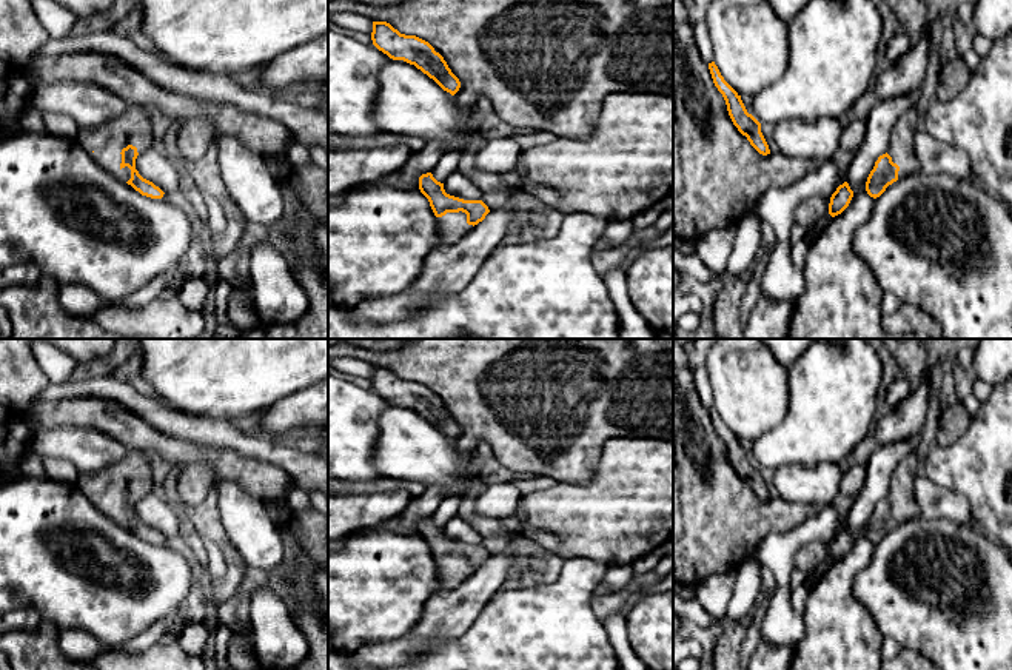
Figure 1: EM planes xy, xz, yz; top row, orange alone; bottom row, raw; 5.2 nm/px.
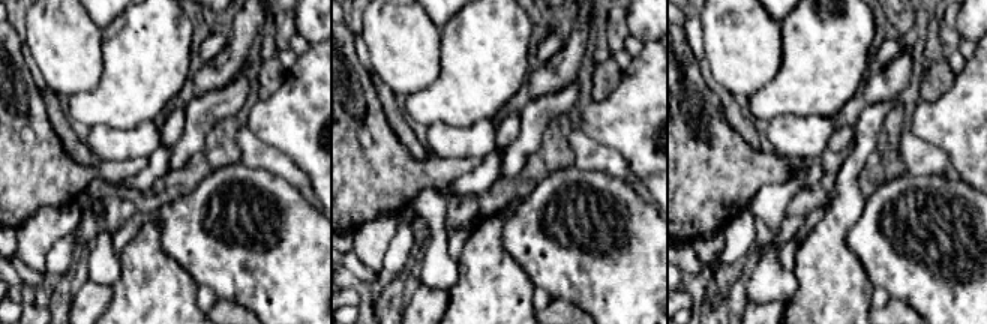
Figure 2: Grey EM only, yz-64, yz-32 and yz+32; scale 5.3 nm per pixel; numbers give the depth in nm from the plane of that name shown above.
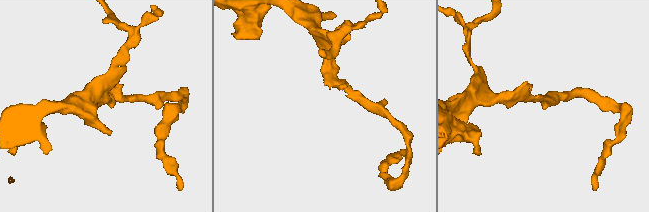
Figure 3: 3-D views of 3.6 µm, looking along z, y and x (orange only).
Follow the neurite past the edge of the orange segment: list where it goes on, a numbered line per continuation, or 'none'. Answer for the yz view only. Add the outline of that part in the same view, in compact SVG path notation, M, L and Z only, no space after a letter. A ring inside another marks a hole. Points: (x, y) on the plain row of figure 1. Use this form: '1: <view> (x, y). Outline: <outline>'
1: yz (901, 495). Outline: M906 456L892 474L889 496L892 507L900 511L898 524L920 516L920 508L913 494L913 481L916 479L916 456Z

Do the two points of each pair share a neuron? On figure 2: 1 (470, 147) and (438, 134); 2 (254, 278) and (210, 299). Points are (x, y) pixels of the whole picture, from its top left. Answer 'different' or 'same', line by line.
1: same
2: different

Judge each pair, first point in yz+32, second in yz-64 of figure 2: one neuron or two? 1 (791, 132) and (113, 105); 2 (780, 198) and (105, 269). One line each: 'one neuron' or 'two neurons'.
1: two neurons
2: one neuron

